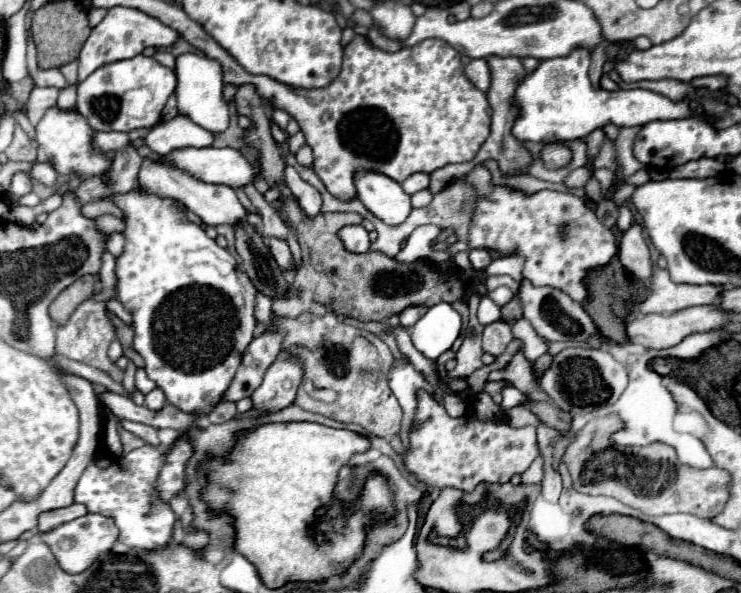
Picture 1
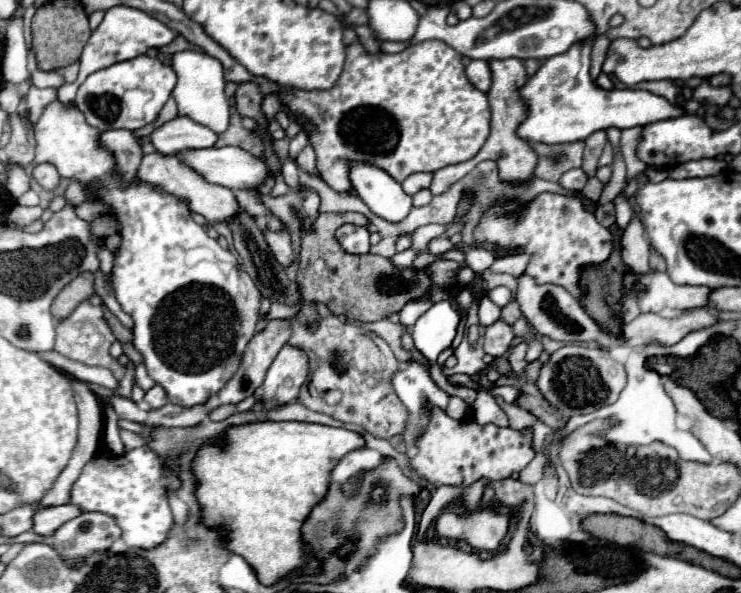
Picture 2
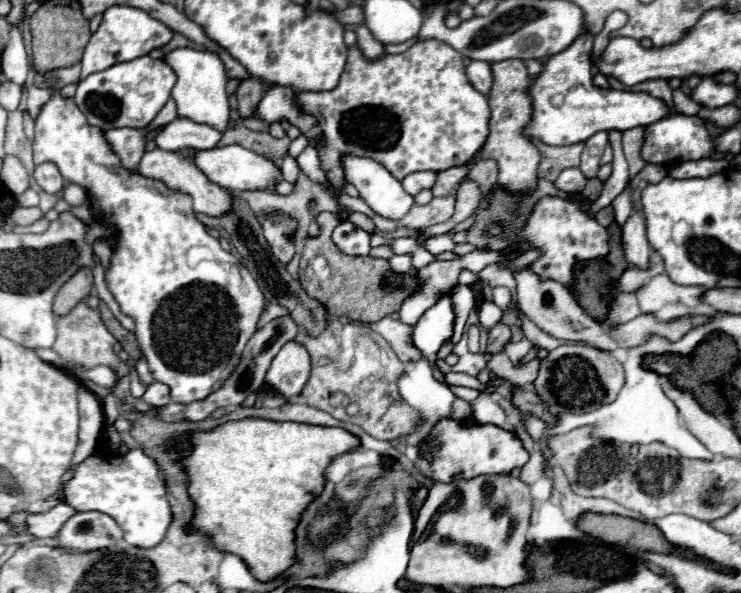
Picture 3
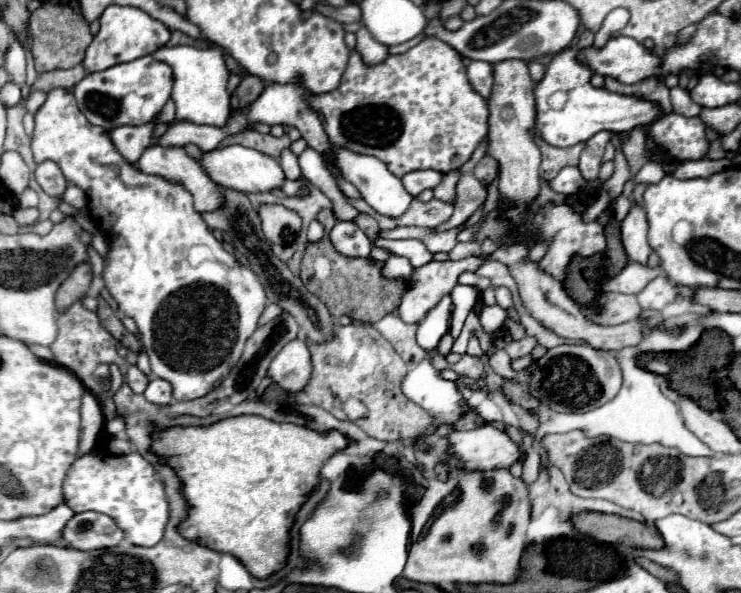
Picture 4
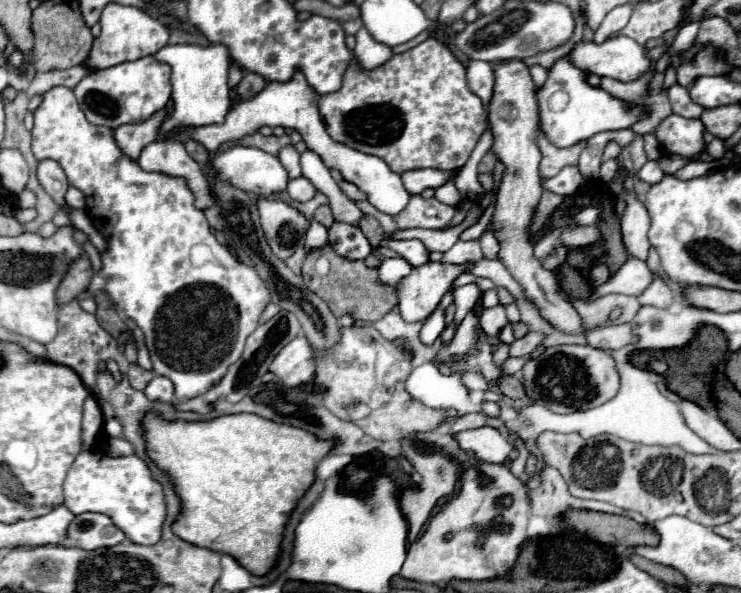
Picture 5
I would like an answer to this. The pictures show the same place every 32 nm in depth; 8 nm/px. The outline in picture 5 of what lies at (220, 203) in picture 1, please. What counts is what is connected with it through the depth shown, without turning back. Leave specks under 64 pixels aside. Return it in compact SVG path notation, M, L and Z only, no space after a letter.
M156 140L142 150L138 164L146 172L160 172L166 176L184 178L194 194L196 208L208 210L216 204L210 180L202 172L200 164L186 154L184 144L172 140Z

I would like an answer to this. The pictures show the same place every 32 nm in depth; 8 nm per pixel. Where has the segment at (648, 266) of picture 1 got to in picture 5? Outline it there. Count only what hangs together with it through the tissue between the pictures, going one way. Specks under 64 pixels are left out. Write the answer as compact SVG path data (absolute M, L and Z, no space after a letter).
M622 192L620 198L626 200L626 212L622 216L622 238L628 254L638 260L648 258L648 228L650 228L650 218L642 202L634 196L634 192Z

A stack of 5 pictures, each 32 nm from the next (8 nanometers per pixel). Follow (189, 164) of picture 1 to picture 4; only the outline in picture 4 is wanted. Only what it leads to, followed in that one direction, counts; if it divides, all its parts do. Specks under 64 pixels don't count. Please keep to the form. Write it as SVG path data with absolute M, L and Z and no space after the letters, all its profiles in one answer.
M226 146L226 148L216 148L212 152L204 152L198 164L218 186L232 188L238 192L268 192L280 188L284 182L284 172L274 158L244 146Z

